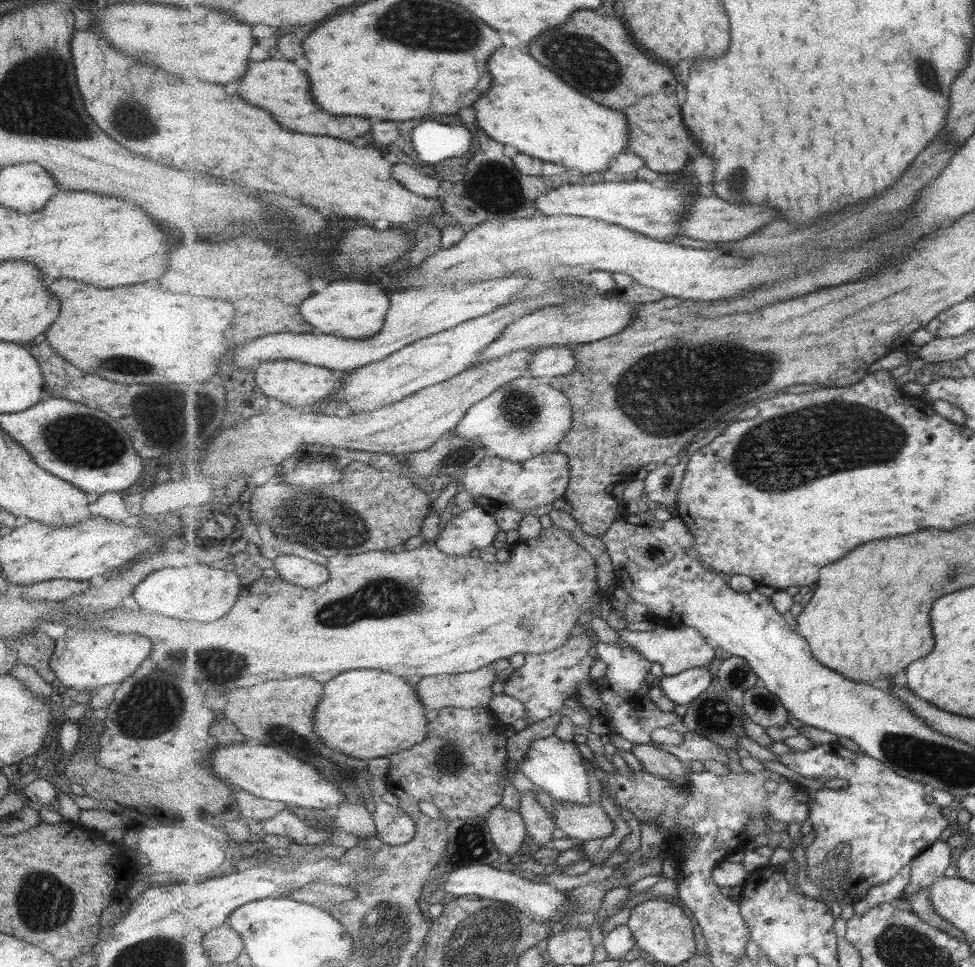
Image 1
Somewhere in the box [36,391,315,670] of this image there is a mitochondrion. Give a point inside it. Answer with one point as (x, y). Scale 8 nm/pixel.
(82, 440)

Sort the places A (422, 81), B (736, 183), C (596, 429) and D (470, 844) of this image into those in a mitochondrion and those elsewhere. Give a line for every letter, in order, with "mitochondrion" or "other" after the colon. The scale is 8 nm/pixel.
A: other
B: mitochondrion
C: other
D: mitochondrion

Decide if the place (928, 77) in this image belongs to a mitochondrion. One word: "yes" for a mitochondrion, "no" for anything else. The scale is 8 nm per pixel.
yes

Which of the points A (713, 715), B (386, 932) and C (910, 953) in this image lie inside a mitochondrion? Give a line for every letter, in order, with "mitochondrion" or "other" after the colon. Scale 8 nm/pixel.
A: mitochondrion
B: mitochondrion
C: mitochondrion

